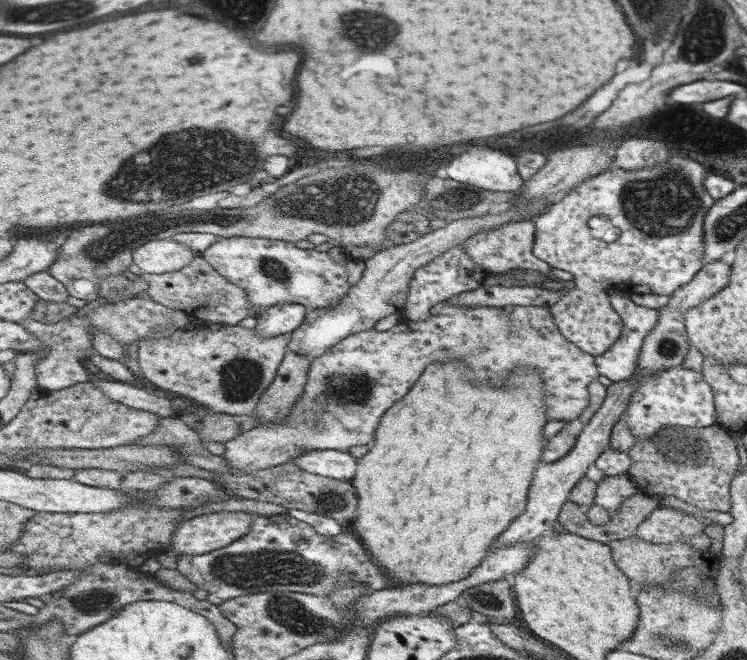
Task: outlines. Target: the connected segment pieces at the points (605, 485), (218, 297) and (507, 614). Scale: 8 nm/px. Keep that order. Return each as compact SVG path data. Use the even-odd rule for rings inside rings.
M627 473L615 476L604 475L596 484L593 504L612 514L625 500L638 492L637 485Z
M196 256L181 270L150 277L148 285L151 299L169 308L181 309L203 322L236 325L247 316L257 314L257 308L250 306L247 291L221 276L203 256Z
M509 578L487 581L465 589L459 599L471 610L489 619L504 618L511 621L515 610L511 600L511 588Z

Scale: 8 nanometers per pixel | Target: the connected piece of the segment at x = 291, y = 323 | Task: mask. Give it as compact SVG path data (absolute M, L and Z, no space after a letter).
M277 304L257 316L256 333L267 338L292 333L307 318L310 318L310 310L303 304Z

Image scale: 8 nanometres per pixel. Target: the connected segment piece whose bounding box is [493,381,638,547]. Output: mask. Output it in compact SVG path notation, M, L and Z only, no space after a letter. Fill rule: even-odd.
M637 381L613 382L605 387L605 398L601 406L584 425L571 450L555 462L547 464L541 461L536 465L535 476L532 477L531 488L528 489L527 509L497 537L493 543L494 547L514 542L532 542L551 531L573 485L584 476L587 467L608 447L612 426L627 408L628 397L637 387Z

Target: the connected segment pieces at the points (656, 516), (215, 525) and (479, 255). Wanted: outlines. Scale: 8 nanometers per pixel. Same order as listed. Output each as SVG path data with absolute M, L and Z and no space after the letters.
M658 507L637 525L635 536L641 540L645 540L647 543L659 545L679 542L679 539L686 540L687 542L693 535L699 534L703 530L703 524L697 522L691 515L681 514L680 511L671 508Z
M247 512L208 513L181 523L171 549L180 555L200 555L219 550L251 533L255 514Z
M531 220L503 223L490 229L481 229L478 233L466 238L461 247L463 252L484 270L488 272L508 272L508 270L523 268L537 270L547 274L551 267L544 259L537 258L532 253L535 244L535 224Z

